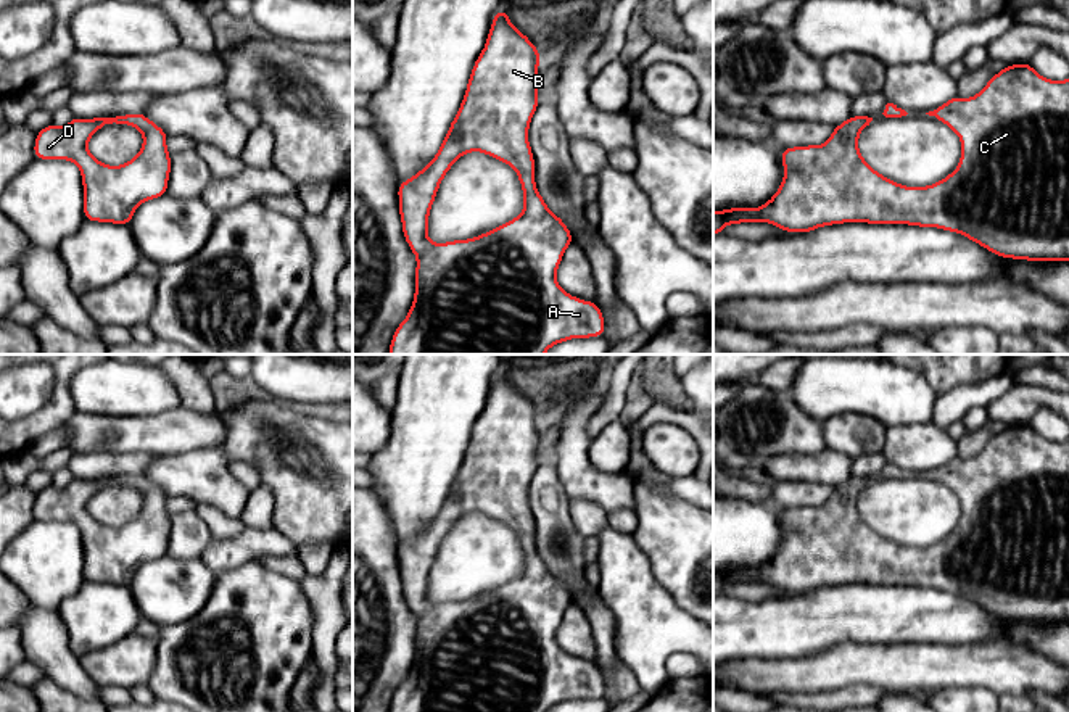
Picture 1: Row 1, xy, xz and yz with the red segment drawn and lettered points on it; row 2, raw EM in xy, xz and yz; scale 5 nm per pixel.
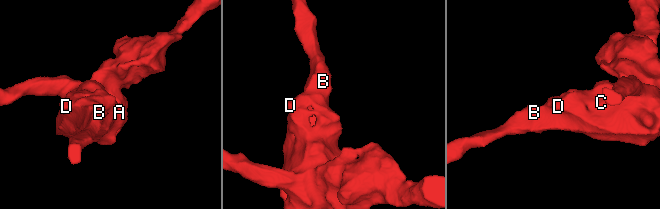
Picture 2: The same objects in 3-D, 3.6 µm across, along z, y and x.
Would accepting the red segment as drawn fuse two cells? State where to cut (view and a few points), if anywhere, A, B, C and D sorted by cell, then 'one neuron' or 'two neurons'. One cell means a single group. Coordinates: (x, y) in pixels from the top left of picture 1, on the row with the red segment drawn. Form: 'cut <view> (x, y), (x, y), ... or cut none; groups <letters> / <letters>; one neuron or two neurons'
cut none; groups A B C D; one neuron

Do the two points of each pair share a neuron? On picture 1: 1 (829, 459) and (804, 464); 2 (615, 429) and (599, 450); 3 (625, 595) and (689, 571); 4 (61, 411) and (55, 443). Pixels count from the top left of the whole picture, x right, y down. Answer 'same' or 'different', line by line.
1: same
2: same
3: different
4: different

